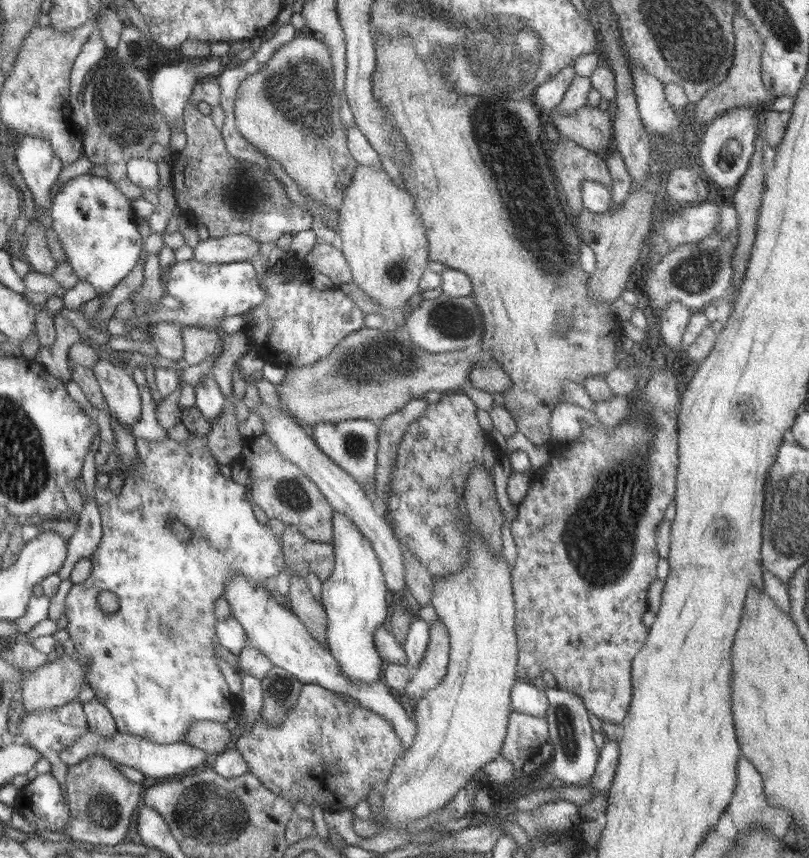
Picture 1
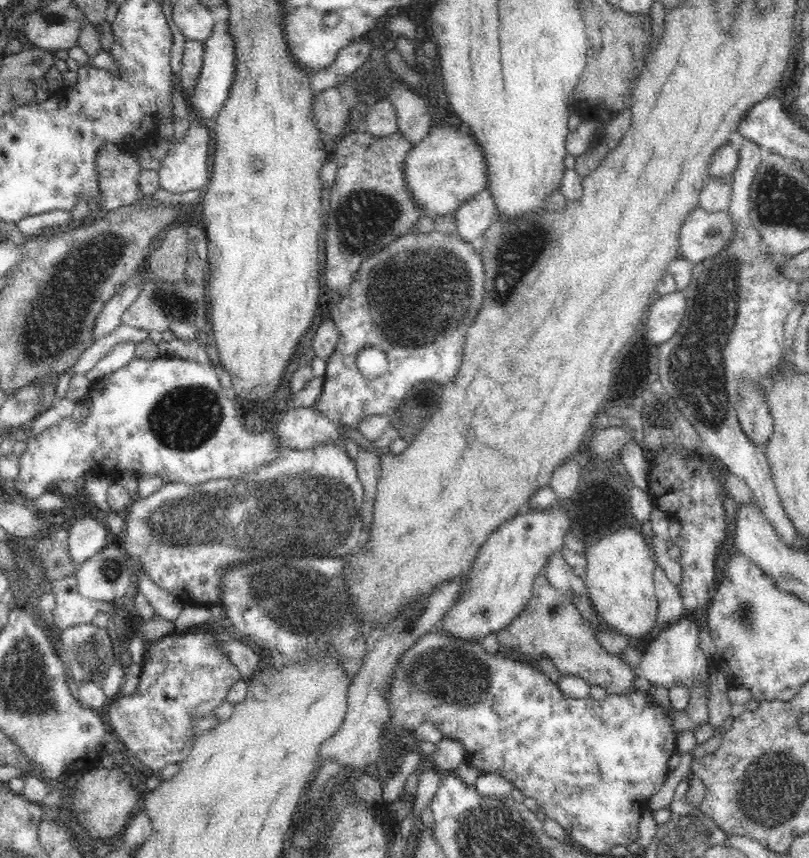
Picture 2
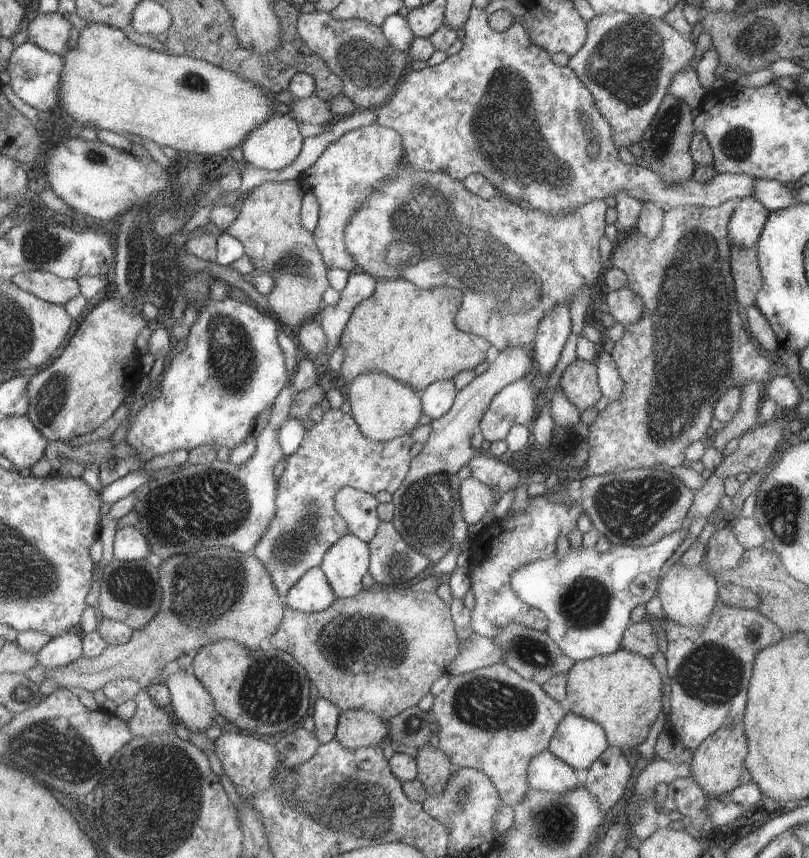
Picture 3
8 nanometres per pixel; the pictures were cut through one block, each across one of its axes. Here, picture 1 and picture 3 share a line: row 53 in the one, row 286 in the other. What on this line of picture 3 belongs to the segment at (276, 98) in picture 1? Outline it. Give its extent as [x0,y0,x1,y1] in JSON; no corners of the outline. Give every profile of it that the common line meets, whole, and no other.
[224,179,333,332]

